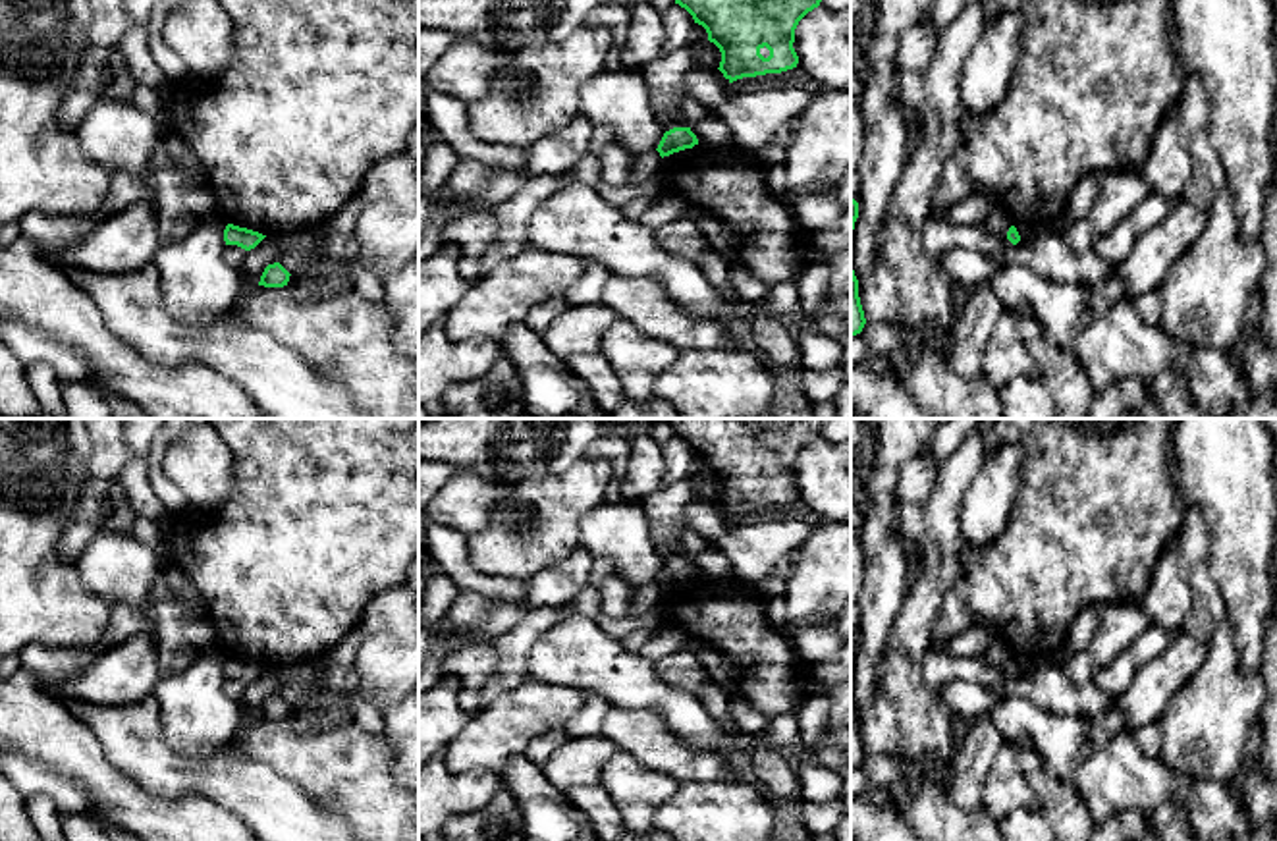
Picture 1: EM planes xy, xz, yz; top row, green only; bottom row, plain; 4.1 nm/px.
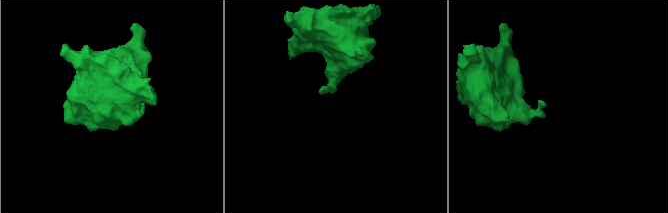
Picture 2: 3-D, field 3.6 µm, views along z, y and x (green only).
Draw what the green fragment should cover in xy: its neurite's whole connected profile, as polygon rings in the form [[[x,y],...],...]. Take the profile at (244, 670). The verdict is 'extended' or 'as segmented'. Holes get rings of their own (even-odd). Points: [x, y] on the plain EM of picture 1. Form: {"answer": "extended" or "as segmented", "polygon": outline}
{"answer": "as segmented", "polygon": [[[228,656],[224,662],[224,673],[226,677],[237,677],[245,683],[255,681],[266,667],[247,662],[247,660],[239,660],[233,656]]]}

